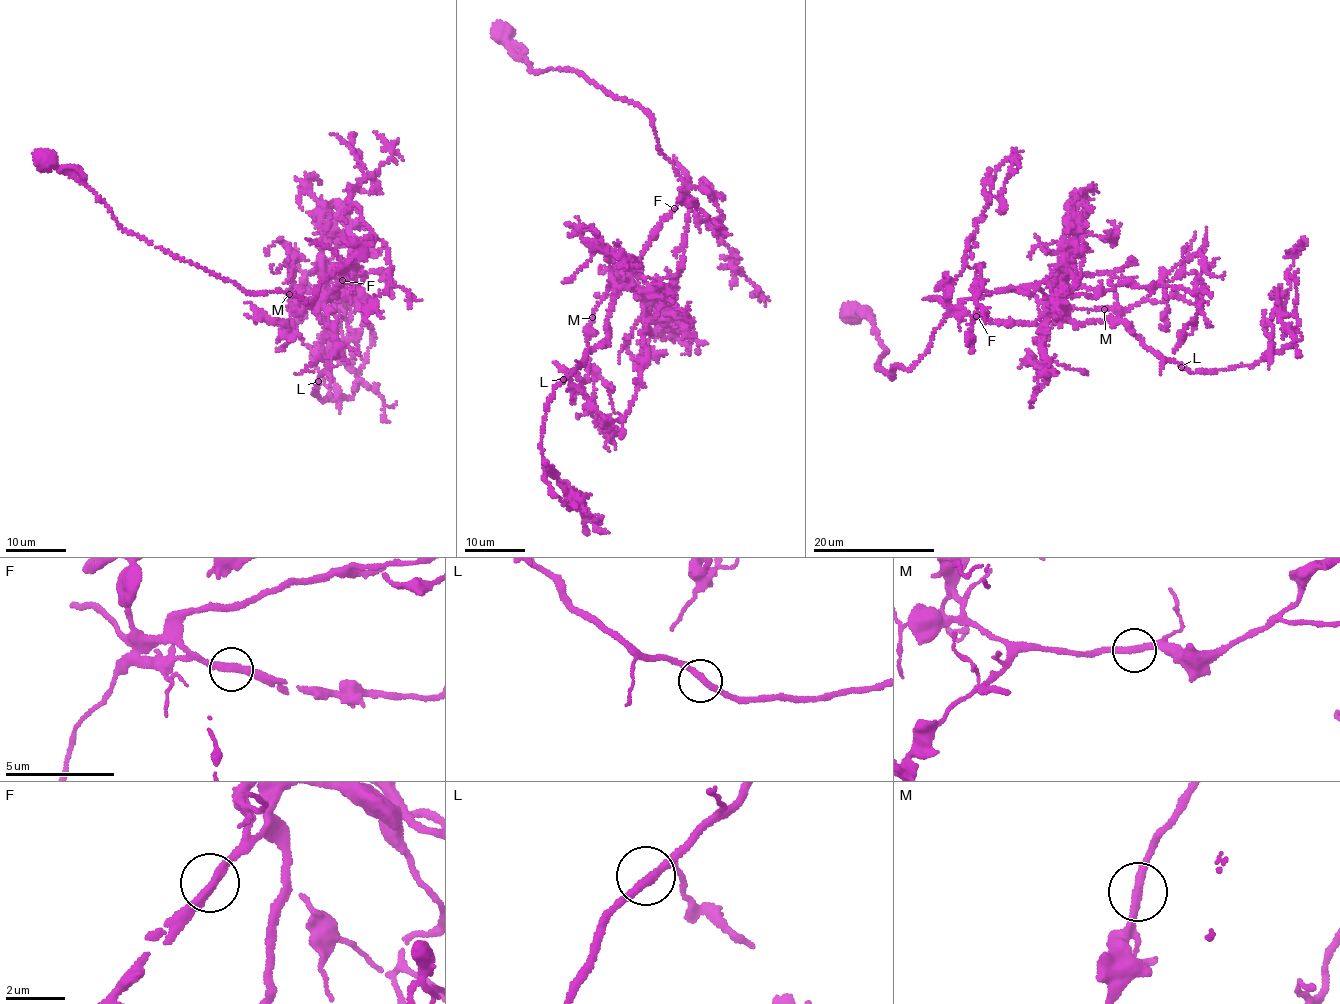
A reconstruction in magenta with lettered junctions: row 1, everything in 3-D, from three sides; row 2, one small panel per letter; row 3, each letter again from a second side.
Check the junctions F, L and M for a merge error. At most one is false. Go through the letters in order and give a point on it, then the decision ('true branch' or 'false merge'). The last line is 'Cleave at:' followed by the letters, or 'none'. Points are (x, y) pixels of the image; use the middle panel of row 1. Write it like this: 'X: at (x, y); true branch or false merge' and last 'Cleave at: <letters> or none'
F: at (674, 208); false merge
L: at (563, 379); true branch
M: at (592, 317); true branch
Cleave at: F

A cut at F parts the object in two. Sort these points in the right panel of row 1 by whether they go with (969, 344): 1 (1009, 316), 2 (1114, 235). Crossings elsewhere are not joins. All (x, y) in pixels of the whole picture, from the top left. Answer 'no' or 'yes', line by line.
1: no
2: yes

